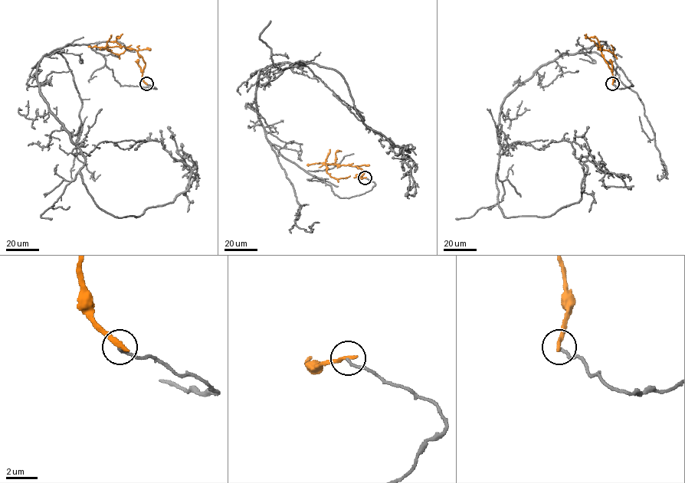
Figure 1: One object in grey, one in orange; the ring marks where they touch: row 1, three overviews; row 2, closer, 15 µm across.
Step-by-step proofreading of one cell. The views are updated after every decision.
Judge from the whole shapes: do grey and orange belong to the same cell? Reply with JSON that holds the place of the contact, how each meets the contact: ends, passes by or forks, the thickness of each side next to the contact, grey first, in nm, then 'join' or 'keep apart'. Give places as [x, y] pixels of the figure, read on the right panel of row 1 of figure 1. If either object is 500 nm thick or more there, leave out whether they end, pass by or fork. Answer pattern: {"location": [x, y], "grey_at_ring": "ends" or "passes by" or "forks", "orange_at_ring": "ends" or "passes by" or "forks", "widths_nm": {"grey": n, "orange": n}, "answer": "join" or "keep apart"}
{"location": [612, 83], "grey_at_ring": "ends", "orange_at_ring": "ends", "widths_nm": {"grey": 150, "orange": 320}, "answer": "keep apart"}

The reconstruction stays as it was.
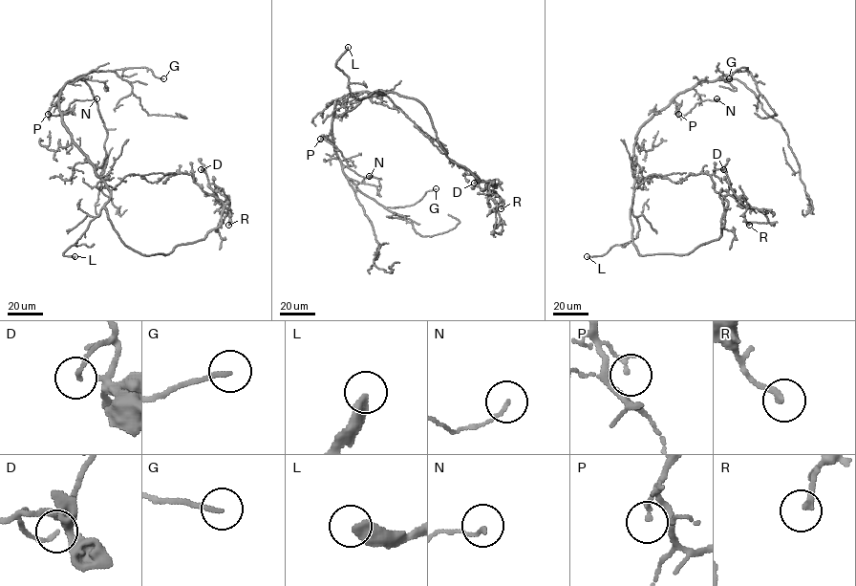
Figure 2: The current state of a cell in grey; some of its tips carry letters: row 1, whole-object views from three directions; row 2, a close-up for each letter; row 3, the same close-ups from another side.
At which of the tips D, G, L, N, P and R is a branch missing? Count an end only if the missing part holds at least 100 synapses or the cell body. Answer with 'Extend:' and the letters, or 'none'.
Extend: L

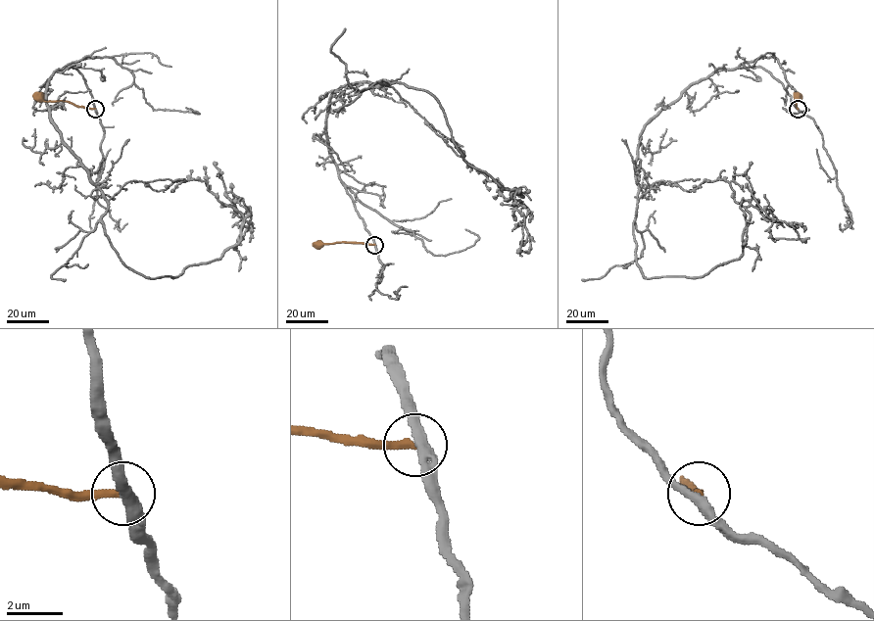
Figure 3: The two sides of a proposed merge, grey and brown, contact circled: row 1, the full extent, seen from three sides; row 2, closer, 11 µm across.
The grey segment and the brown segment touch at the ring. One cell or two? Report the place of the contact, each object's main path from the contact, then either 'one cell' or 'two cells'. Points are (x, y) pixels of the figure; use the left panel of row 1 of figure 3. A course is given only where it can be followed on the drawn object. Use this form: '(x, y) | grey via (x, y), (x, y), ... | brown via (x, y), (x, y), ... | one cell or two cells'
(95, 109) | grey via (94, 108), (74, 67), (50, 77), (49, 120), (123, 263), (177, 276), (240, 240), (204, 181), (145, 186) | brown via (94, 108), (77, 107), (65, 101), (39, 101), (38, 98) | two cells

